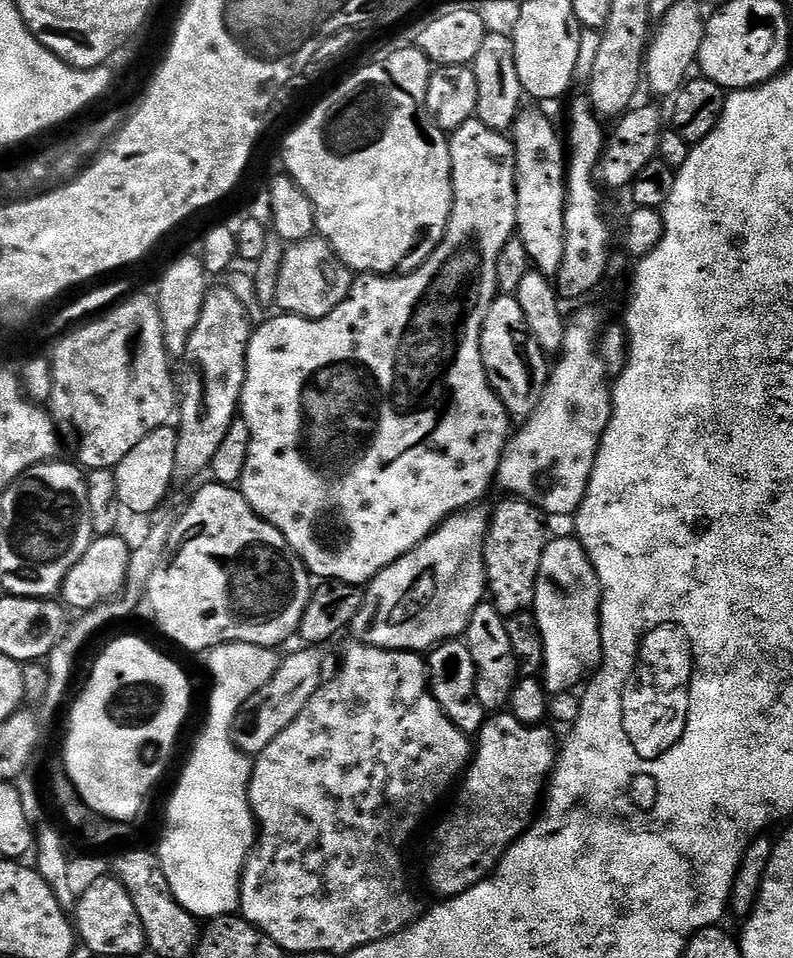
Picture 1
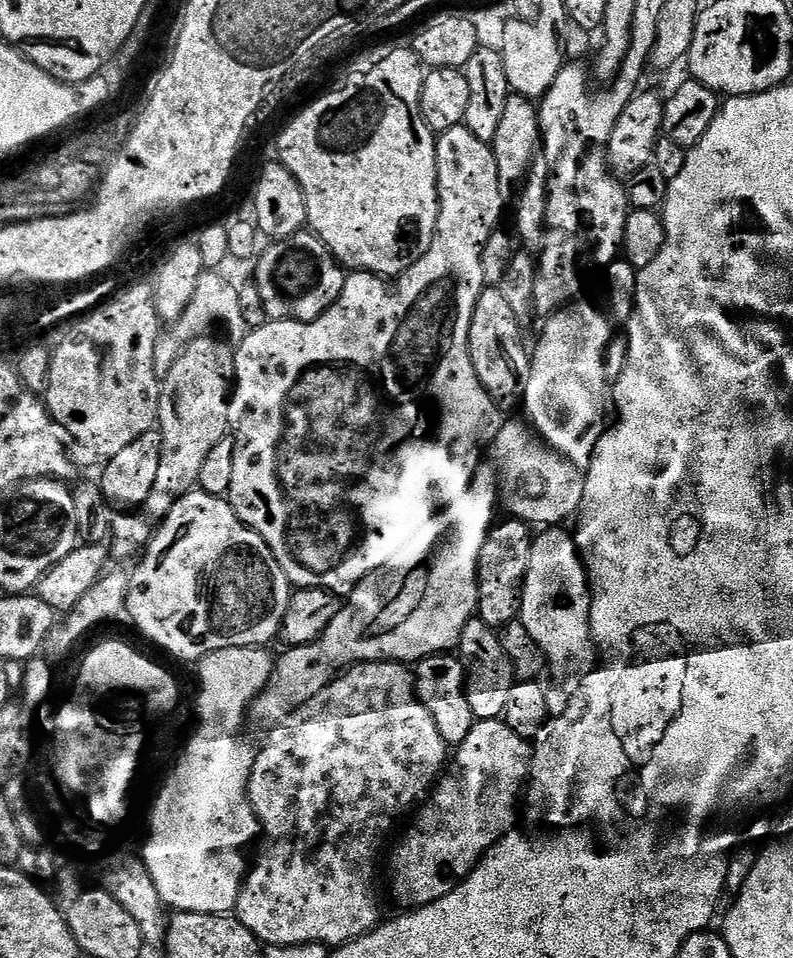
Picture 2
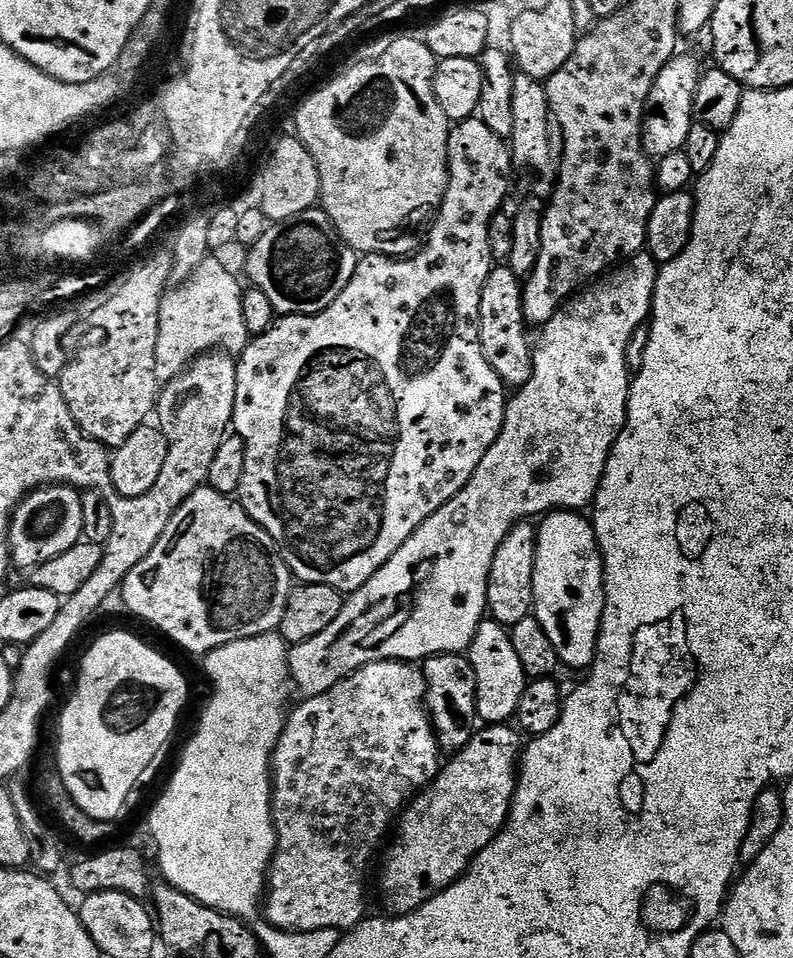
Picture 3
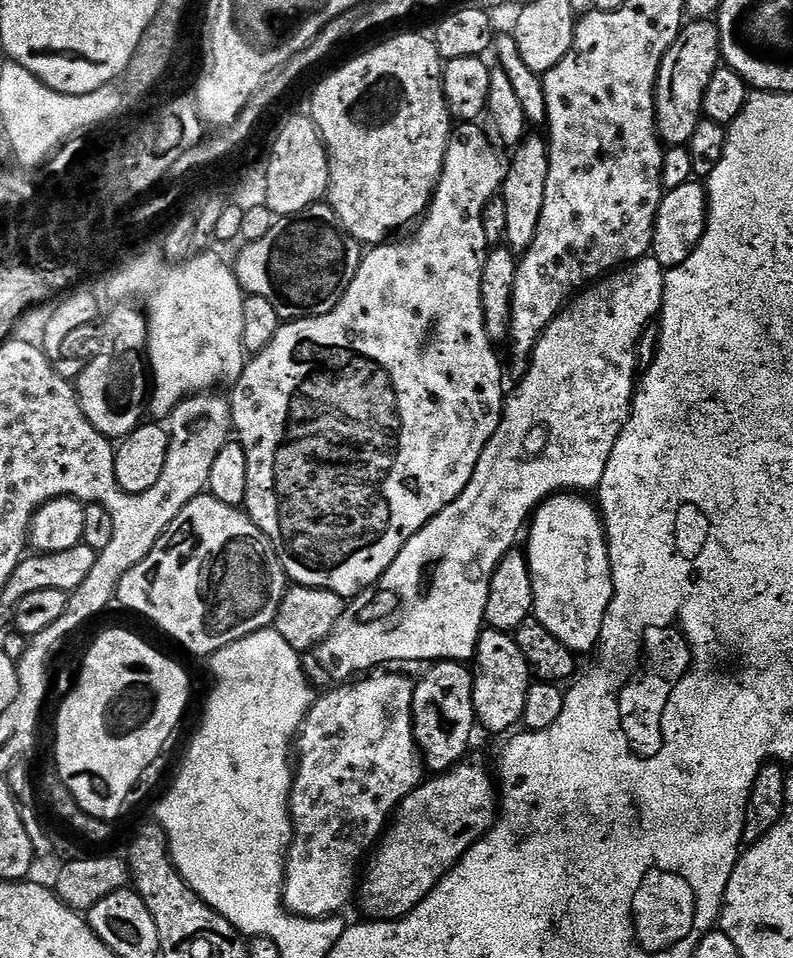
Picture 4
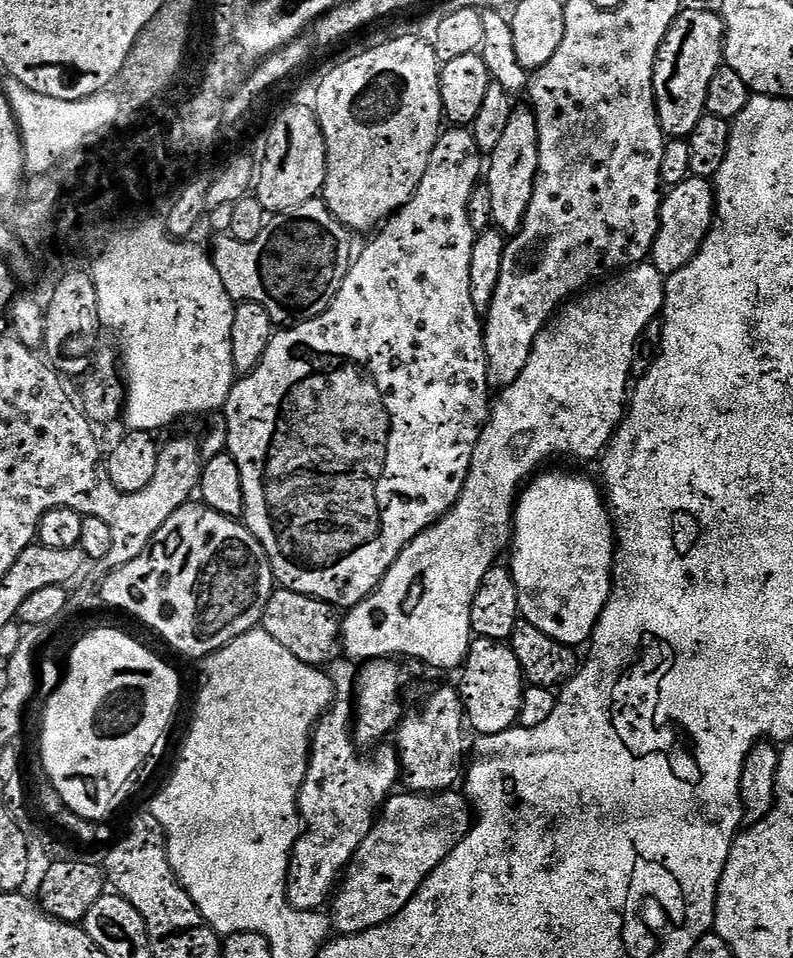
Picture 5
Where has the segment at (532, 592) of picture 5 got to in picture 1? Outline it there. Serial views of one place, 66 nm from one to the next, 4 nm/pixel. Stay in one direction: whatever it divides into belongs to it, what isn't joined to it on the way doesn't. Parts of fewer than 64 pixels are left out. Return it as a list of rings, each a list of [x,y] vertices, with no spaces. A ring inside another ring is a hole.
[[[568,536],[549,539],[545,543],[536,574],[536,596],[530,609],[544,647],[542,685],[548,694],[570,691],[602,659],[600,584],[596,581],[596,571],[592,569],[584,547],[579,540]]]

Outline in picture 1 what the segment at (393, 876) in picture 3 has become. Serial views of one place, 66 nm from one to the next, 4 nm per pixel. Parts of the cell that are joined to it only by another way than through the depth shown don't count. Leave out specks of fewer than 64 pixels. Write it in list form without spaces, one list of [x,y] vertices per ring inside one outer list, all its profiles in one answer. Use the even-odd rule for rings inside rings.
[[[511,714],[496,716],[493,720],[492,717],[485,719],[475,737],[470,763],[459,781],[460,793],[457,794],[452,809],[441,818],[440,825],[436,828],[436,849],[429,854],[428,865],[424,868],[424,876],[428,879],[429,886],[437,892],[437,897],[451,898],[462,894],[492,871],[501,849],[522,835],[537,815],[542,791],[554,767],[555,757],[552,736],[544,726],[526,725]]]

